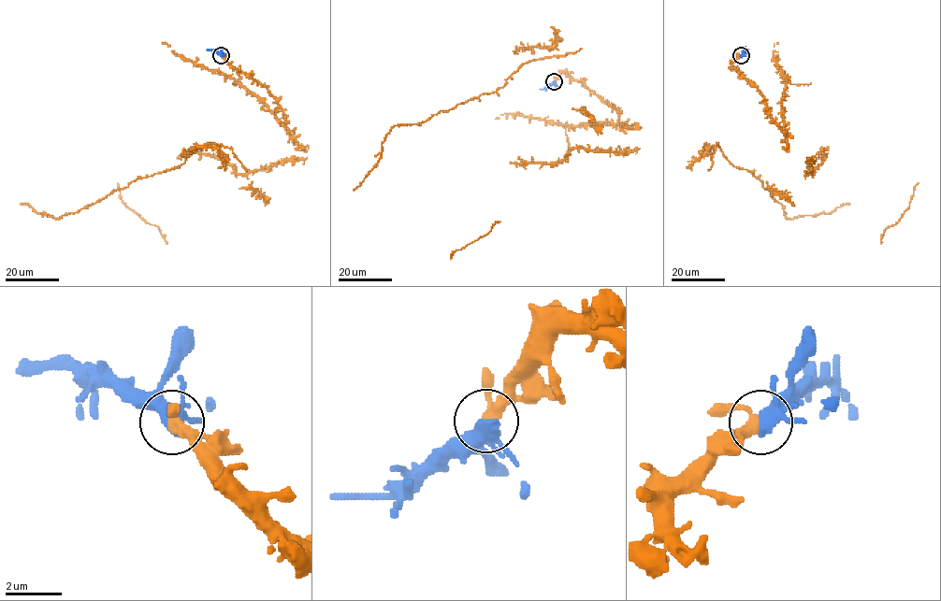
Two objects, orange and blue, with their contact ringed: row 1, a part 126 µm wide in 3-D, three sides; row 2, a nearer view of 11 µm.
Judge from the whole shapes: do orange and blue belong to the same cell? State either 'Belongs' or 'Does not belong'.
Belongs

